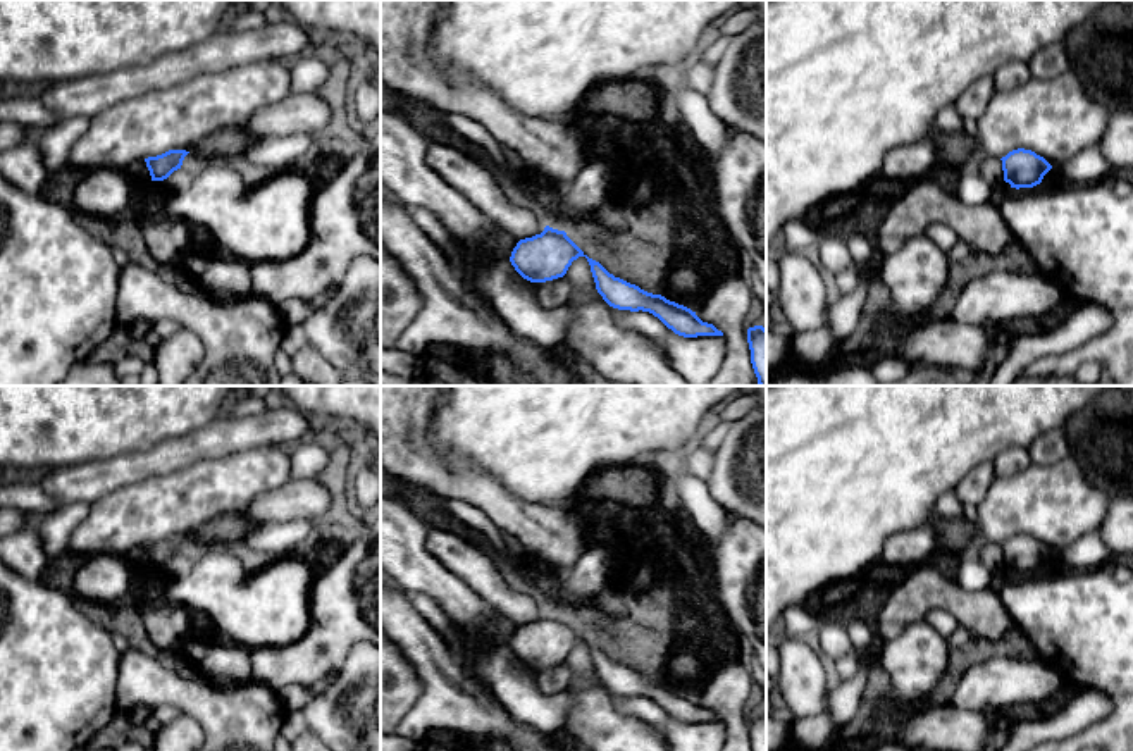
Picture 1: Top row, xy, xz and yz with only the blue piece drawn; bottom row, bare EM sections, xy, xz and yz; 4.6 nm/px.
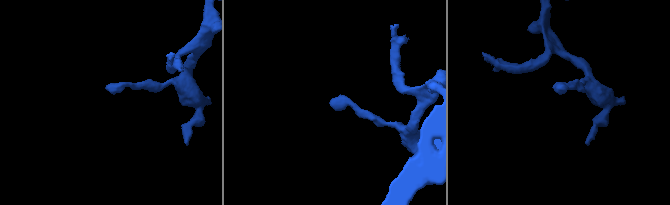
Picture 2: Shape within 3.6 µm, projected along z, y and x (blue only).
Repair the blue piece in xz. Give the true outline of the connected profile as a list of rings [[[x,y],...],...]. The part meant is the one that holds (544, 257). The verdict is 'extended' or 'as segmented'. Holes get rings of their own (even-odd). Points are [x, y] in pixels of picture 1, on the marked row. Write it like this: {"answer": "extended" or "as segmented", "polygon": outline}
{"answer": "as segmented", "polygon": [[[546,226],[541,234],[520,239],[511,251],[510,262],[523,279],[546,282],[563,277],[579,257],[587,258],[596,289],[610,307],[649,312],[684,338],[723,336],[721,331],[703,322],[690,308],[615,277],[599,262],[589,258],[565,231]]]}

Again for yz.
{"answer": "as segmented", "polygon": [[[1018,148],[1009,152],[1002,160],[1004,181],[1011,188],[1033,188],[1042,183],[1052,165],[1031,150]]]}

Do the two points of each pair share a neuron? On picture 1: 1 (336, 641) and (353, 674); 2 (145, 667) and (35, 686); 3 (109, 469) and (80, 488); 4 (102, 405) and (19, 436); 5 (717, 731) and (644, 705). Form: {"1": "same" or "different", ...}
{"1": "different", "2": "different", "3": "same", "4": "same", "5": "same"}

